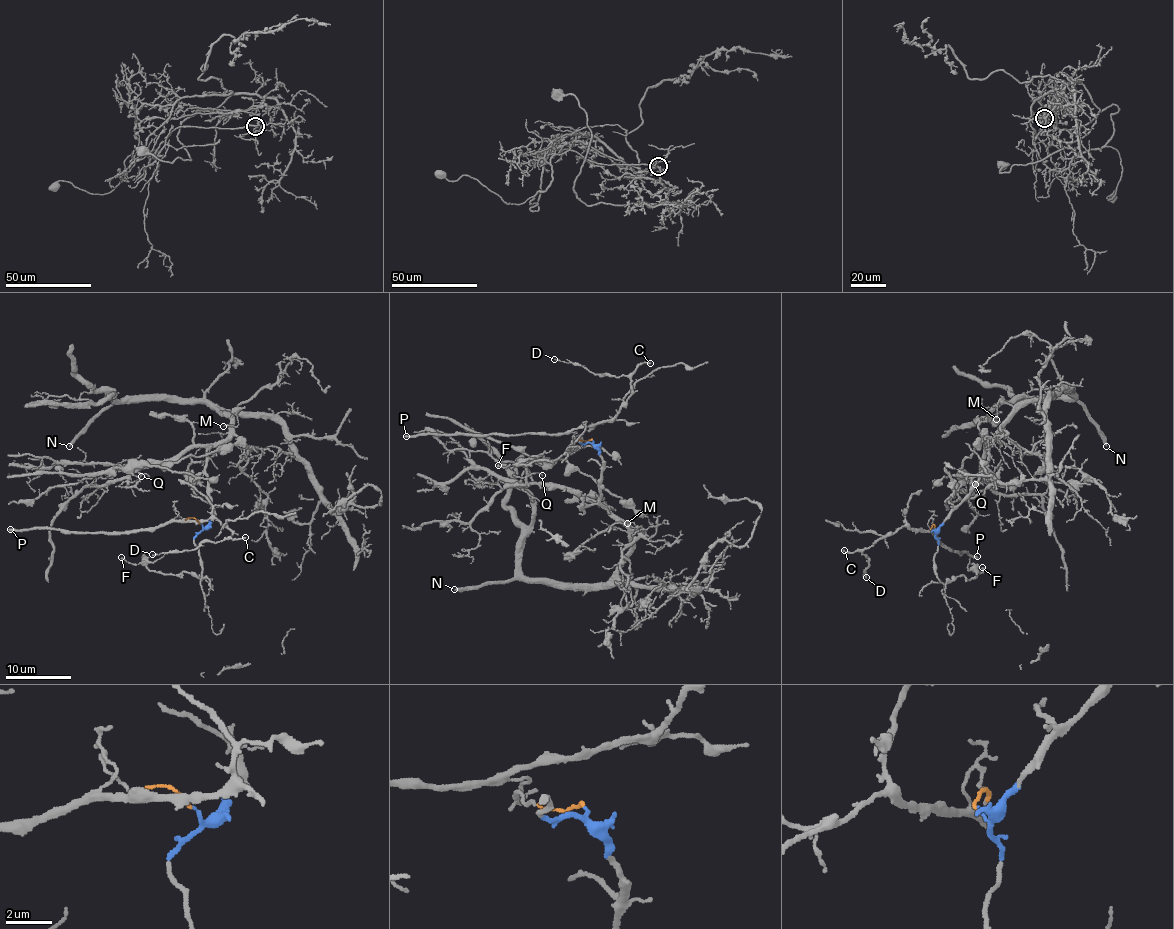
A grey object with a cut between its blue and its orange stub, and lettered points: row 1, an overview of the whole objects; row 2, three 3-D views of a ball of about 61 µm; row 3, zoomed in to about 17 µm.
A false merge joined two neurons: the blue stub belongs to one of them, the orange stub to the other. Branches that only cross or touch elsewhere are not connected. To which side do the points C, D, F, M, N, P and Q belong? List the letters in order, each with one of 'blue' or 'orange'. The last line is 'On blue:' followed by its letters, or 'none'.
C: orange
D: orange
F: blue
M: blue
N: blue
P: orange
Q: blue
On blue: F, M, N, Q

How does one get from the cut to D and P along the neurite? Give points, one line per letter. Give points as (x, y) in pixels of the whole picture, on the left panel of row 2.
D: (200, 524), (175, 511), (175, 520), (217, 518), (232, 533), (187, 550), (152, 555)
P: (200, 524), (176, 509), (173, 519), (132, 531), (9, 529)

